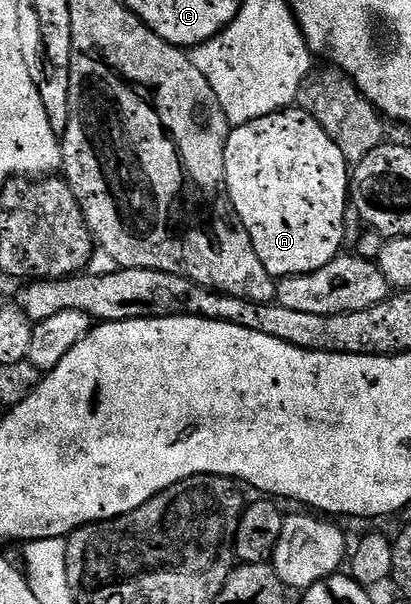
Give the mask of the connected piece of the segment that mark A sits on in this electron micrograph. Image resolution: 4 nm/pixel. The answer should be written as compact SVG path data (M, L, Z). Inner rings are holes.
M299 108L279 110L276 114L262 116L258 120L250 120L241 126L231 127L226 140L226 188L234 204L234 212L238 212L246 232L250 232L254 252L258 252L258 260L266 264L266 272L270 272L273 278L279 280L295 274L309 274L318 268L326 268L326 264L330 264L330 260L334 260L341 253L345 245L344 217L350 208L350 163L346 160L346 156L342 156L338 144L334 144L334 140L326 136L322 124L318 124L318 120L314 120L314 116L310 116L304 110Z

